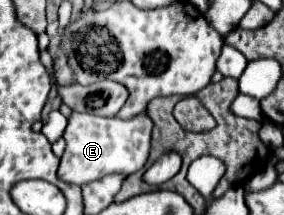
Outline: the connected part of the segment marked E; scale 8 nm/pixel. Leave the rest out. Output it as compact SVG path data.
M72 111L72 115L68 117L68 127L64 131L66 151L60 159L58 177L74 185L84 185L110 173L130 175L146 165L150 153L150 131L152 121L146 113L140 113L132 119L120 119Z

